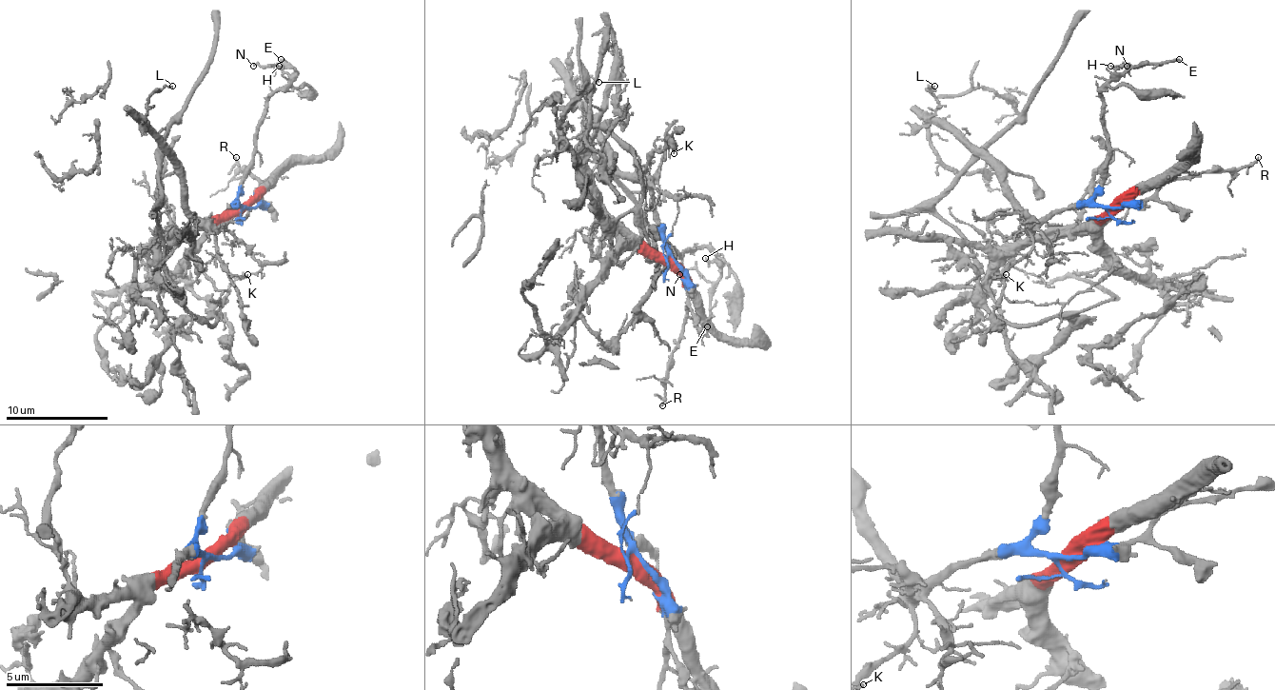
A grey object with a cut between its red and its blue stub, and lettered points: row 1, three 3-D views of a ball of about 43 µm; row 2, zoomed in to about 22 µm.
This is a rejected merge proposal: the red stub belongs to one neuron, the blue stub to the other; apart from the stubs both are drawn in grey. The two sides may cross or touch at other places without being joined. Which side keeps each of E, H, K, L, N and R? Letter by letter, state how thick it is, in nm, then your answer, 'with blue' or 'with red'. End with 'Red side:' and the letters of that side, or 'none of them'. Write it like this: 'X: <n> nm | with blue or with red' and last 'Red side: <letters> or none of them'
E: 200 nm | with blue
H: 130 nm | with blue
K: 120 nm | with blue
L: 100 nm | with blue
N: 140 nm | with blue
R: 110 nm | with blue
Red side: none of them

